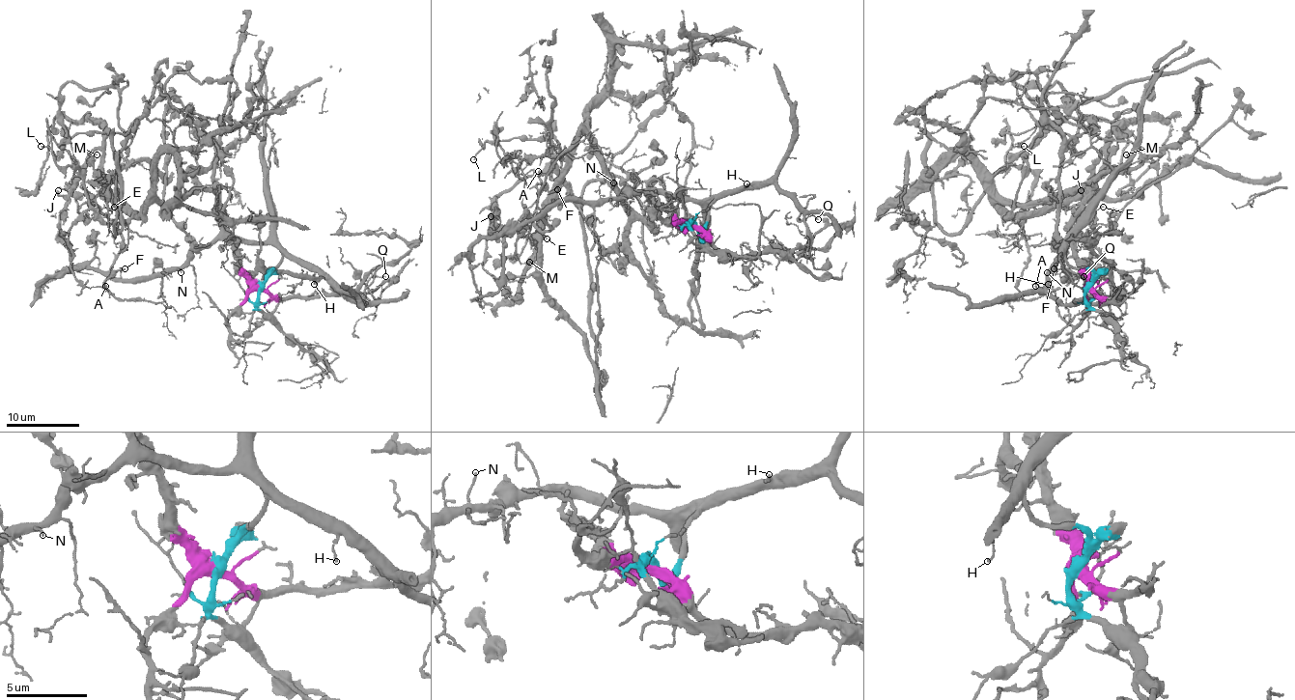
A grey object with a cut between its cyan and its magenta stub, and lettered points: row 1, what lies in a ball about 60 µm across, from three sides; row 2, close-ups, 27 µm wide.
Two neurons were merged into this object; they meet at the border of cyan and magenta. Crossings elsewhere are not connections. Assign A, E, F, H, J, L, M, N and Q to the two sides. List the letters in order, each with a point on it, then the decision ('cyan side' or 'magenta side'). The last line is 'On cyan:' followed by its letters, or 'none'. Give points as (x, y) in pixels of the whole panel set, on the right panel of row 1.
A: at (1035, 286); cyan side
E: at (1103, 207); cyan side
F: at (1054, 268); cyan side
H: at (1048, 284); cyan side
J: at (1081, 190); magenta side
L: at (1024, 146); magenta side
M: at (1126, 154); cyan side
N: at (1047, 272); cyan side
Q: at (1083, 276); cyan side
On cyan: A, E, F, H, M, N, Q

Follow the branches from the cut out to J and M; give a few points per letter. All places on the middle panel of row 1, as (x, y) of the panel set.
J: (692, 226), (664, 206), (646, 218), (635, 211), (585, 132), (571, 147), (571, 167), (534, 240), (490, 216)
M: (692, 224), (715, 200), (560, 200), (552, 228), (530, 218), (516, 242), (528, 261)

